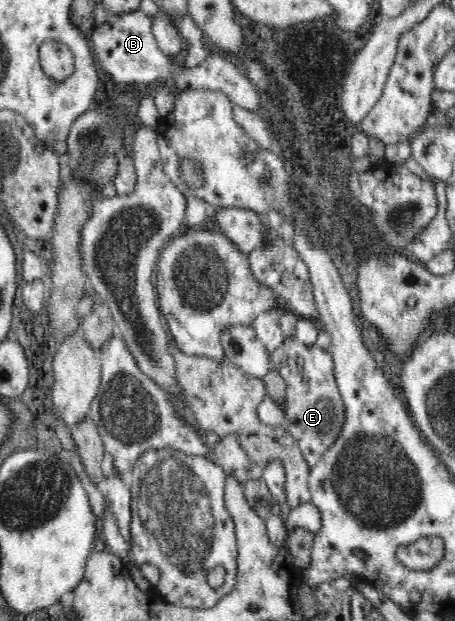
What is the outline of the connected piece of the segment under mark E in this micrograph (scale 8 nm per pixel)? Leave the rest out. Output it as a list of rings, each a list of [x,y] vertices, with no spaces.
[[[285,335],[281,346],[271,355],[271,361],[274,363],[274,371],[280,373],[287,387],[285,427],[295,438],[308,466],[312,468],[335,443],[347,418],[347,410],[336,381],[335,362],[330,350],[316,344],[308,346],[296,337]]]

